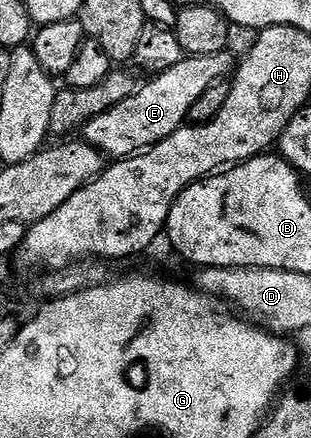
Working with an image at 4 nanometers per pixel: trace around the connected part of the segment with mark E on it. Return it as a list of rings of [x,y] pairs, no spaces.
[[[226,50],[209,53],[209,57],[186,56],[180,63],[173,65],[173,69],[165,69],[165,73],[148,78],[147,84],[144,87],[142,84],[135,95],[129,97],[129,101],[121,101],[121,105],[113,105],[109,113],[93,117],[93,121],[83,127],[82,138],[104,157],[115,161],[129,159],[146,151],[148,147],[156,147],[187,123],[189,109],[193,109],[209,85],[226,80],[236,70],[237,59],[231,54],[230,50]]]

